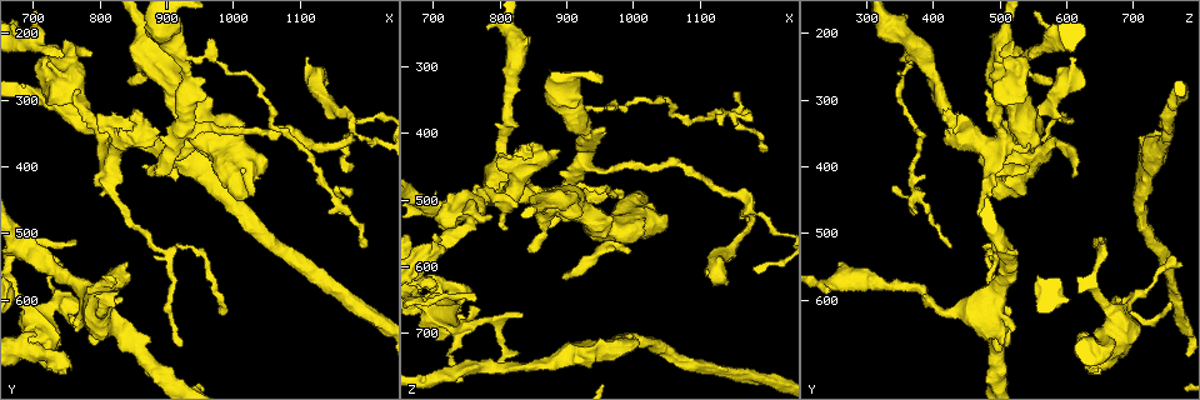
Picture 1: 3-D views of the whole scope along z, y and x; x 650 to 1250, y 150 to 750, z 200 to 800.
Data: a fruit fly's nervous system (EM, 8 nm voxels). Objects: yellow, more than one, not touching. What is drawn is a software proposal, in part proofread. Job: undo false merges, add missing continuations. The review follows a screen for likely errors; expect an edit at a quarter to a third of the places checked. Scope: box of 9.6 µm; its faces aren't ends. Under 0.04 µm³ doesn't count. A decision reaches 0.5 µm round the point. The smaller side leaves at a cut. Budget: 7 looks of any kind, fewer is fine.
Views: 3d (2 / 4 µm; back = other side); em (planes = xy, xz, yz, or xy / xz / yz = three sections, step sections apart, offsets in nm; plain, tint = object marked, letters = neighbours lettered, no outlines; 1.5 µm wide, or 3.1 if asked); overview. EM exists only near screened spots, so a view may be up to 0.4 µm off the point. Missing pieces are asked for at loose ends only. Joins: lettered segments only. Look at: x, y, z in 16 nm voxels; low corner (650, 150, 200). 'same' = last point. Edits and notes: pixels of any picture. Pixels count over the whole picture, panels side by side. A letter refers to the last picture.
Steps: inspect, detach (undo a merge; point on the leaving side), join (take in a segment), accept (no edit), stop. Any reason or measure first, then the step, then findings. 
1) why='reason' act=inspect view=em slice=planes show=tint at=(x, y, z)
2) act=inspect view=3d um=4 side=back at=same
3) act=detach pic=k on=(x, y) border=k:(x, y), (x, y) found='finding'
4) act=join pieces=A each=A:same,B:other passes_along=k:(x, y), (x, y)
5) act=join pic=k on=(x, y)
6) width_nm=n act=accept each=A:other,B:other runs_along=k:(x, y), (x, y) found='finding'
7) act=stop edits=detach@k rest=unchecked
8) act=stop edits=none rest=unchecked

why='branch stops here' act=inspect view=em slice=xz step=4 show=letters at=(1005, 400, 715)

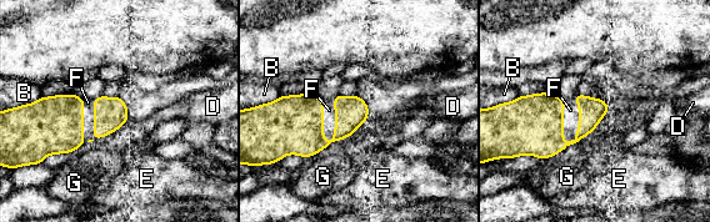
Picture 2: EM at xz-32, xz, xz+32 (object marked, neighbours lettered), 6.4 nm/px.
act=join pieces=F each=B:other,D:other,E:other,F:same,G:other found='the cell continues'

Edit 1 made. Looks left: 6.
why='redraw' act=inspect view=overview

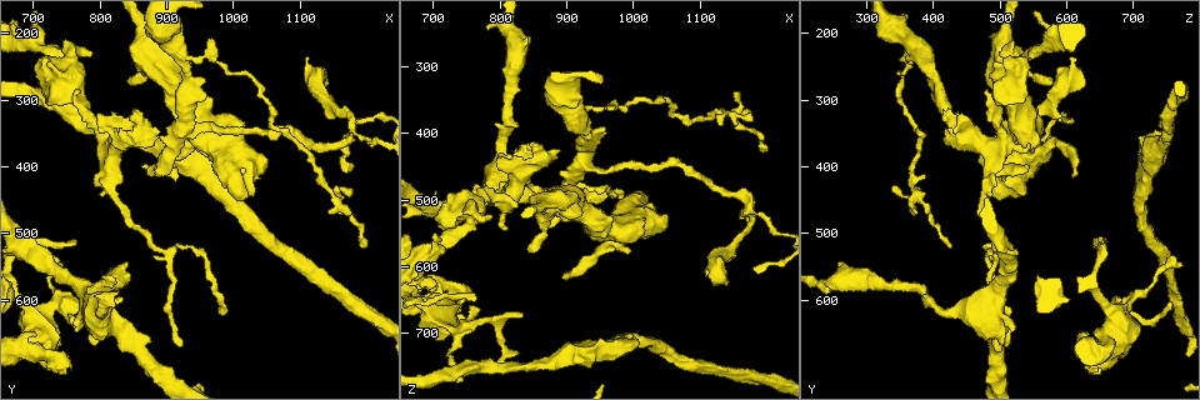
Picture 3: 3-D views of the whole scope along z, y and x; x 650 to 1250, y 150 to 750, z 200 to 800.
why='an open end' act=inspect view=em slice=xz step=4 show=tint at=(835, 600, 670)

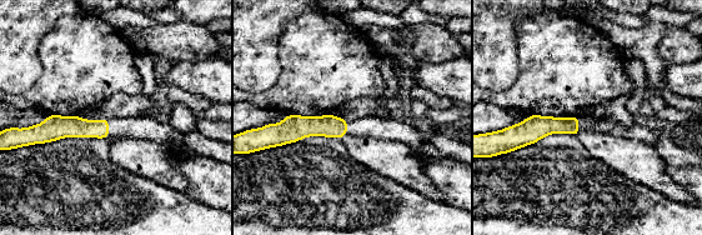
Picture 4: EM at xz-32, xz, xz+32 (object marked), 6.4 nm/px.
act=inspect view=em slice=planes show=letters at=same

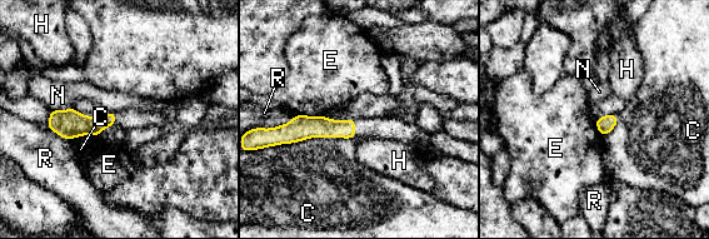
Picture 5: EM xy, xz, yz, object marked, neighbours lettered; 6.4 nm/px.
act=accept each=C:other,E:other,H:other,N:other,R:other border=5:(113, 125), (108, 125), (98, 135) found='none of them fits'

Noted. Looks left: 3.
why='thick turns thin' act=inspect view=em slice=planes show=tint at=(725, 610, 695)

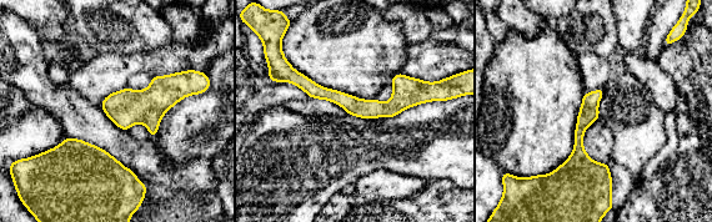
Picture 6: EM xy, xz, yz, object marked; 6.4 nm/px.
why='what lies round it' act=inspect view=em slice=planes show=letters at=same

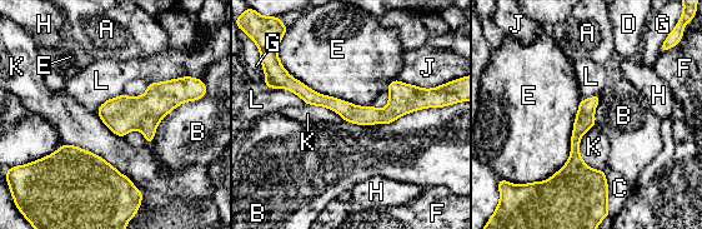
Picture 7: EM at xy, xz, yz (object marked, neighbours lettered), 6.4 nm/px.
width_nm=130 act=accept each=A:other,B:other,C:other,D:other,E:other,F:other,G:other,H:other,J:other,K:other,L:other border=7:(437, 106), (390, 123), (342, 120) found='all the same cell'

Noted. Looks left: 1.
act=stop edits=join@2 rest=unchecked

